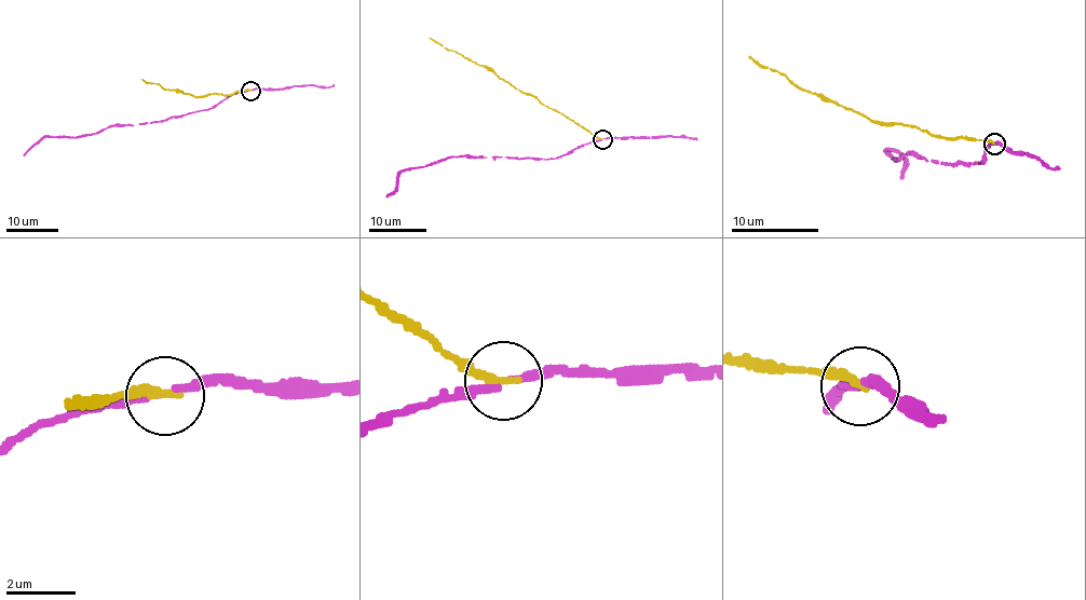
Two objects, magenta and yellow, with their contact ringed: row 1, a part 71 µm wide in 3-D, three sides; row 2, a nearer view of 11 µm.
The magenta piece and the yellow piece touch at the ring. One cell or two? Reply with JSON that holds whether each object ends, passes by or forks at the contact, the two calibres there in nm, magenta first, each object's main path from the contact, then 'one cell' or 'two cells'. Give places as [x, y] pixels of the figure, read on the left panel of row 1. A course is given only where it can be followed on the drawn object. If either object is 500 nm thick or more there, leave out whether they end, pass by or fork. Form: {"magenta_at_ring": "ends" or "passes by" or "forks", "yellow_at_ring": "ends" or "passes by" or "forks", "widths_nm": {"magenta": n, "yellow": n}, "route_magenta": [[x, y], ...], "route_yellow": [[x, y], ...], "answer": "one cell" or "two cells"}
{"magenta_at_ring": "passes by", "yellow_at_ring": "ends", "widths_nm": {"magenta": 220, "yellow": 280}, "route_magenta": [[249, 90], [231, 94], [211, 108], [152, 123], [108, 126], [78, 136], [45, 136], [23, 155]], "route_yellow": [[250, 90], [194, 96], [176, 90], [165, 91], [159, 84], [141, 79]], "answer": "two cells"}

